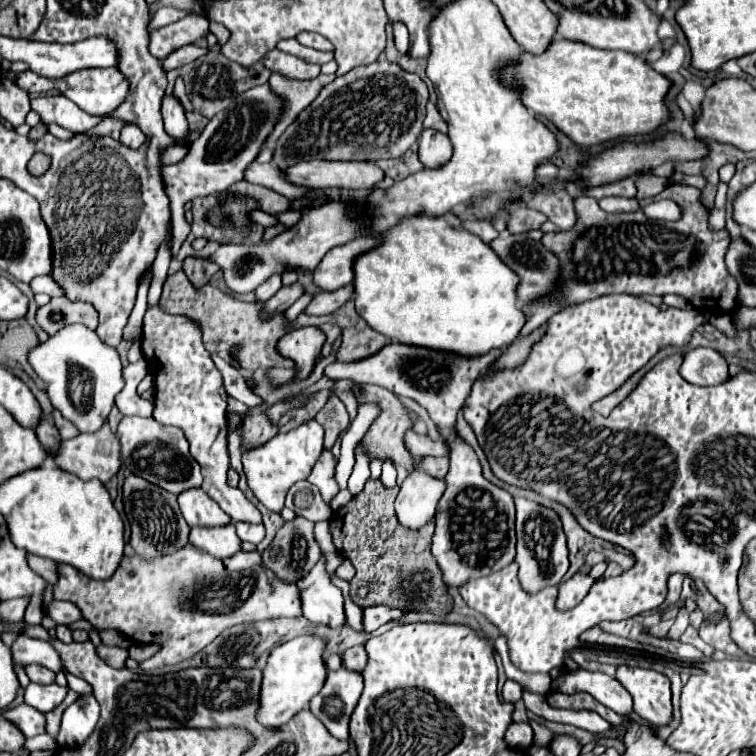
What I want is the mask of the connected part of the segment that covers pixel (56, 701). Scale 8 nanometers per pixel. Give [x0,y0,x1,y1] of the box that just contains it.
[25,683,69,713]

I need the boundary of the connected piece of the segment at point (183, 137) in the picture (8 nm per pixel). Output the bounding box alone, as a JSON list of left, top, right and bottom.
[163,95,189,145]

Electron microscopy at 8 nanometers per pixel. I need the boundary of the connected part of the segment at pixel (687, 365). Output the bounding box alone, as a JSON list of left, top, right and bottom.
[681,347,731,385]

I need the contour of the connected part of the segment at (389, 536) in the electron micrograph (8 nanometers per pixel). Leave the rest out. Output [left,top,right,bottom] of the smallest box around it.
[331,479,453,615]

